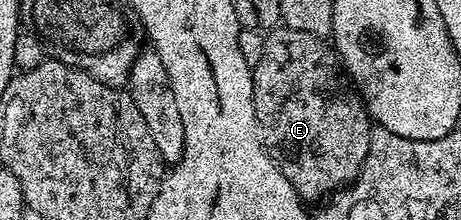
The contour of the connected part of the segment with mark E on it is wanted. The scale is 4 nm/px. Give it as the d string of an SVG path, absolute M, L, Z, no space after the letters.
M283 24L267 31L262 58L252 67L252 103L256 119L260 121L260 138L268 155L305 203L327 199L336 191L350 186L360 175L362 164L370 152L374 123L335 49L325 39Z

